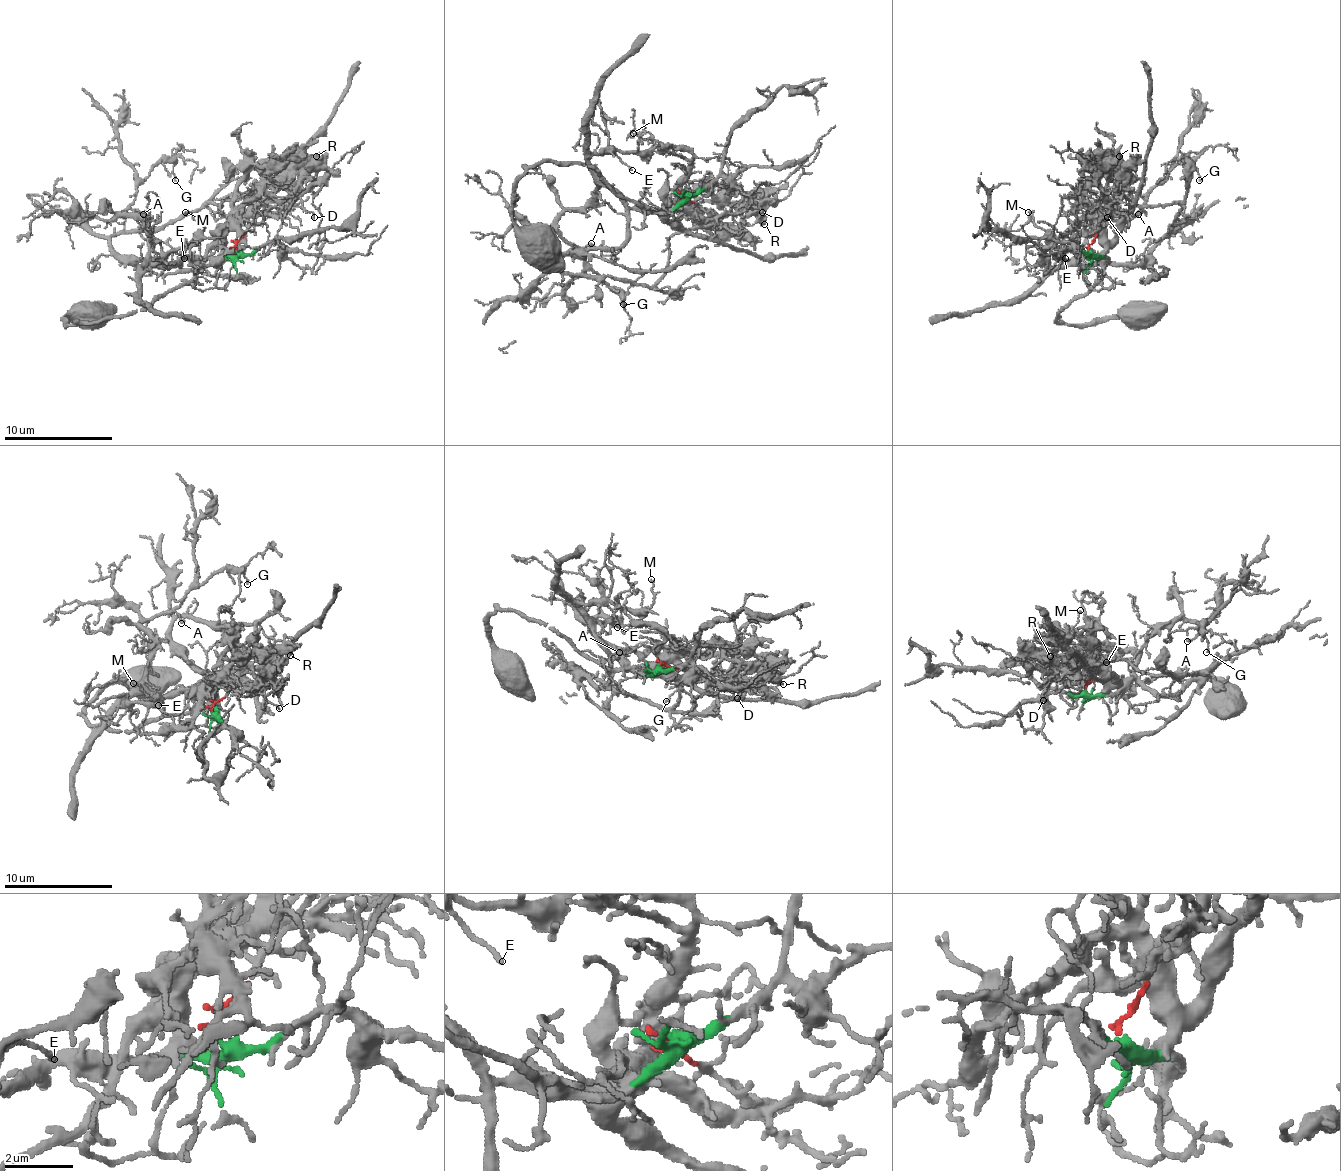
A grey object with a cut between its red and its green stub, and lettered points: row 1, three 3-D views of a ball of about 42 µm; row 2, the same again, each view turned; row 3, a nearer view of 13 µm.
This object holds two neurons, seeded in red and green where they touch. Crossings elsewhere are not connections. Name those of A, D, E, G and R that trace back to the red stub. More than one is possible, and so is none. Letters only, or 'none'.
D, R

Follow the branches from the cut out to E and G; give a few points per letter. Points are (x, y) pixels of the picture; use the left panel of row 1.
E: (236, 250), (236, 256), (187, 258), (168, 266), (141, 266), (149, 269), (168, 256), (179, 253), (184, 258)
G: (236, 250), (163, 264), (136, 218), (108, 220), (133, 201), (154, 166), (173, 163), (176, 180)

